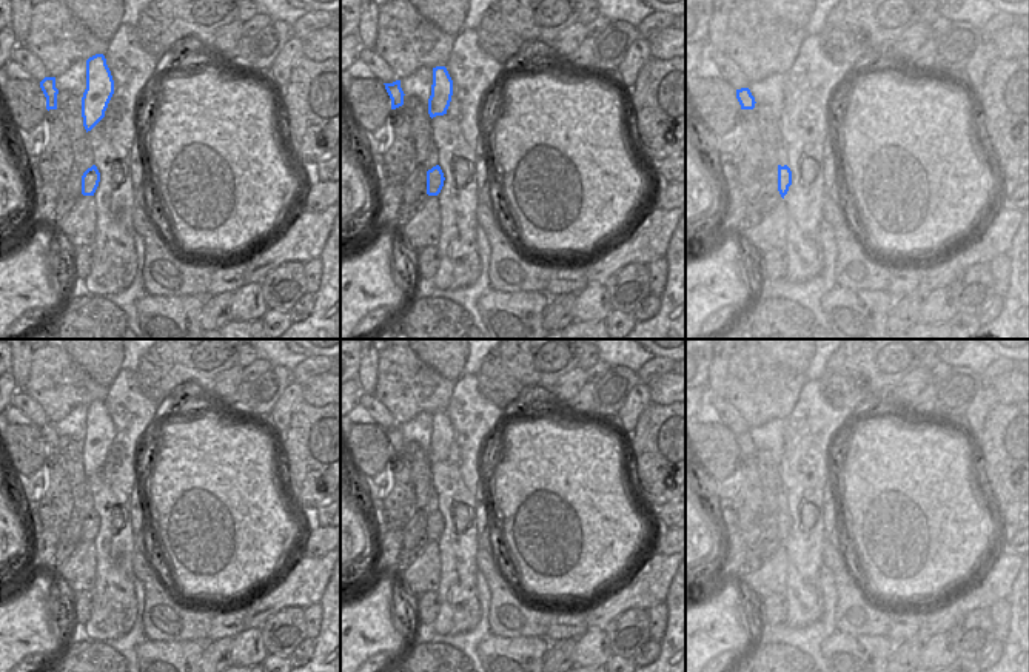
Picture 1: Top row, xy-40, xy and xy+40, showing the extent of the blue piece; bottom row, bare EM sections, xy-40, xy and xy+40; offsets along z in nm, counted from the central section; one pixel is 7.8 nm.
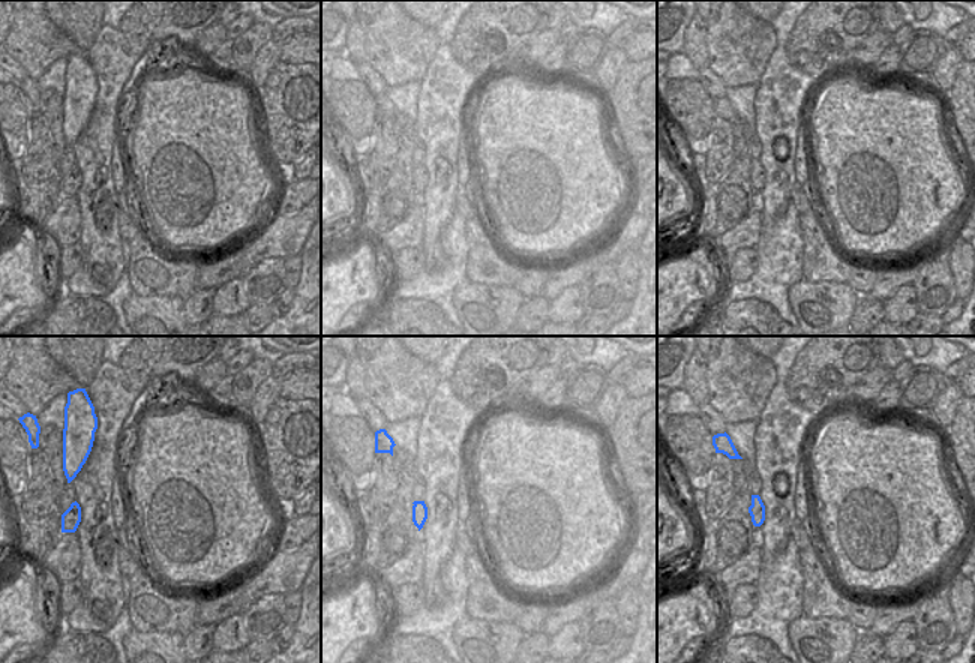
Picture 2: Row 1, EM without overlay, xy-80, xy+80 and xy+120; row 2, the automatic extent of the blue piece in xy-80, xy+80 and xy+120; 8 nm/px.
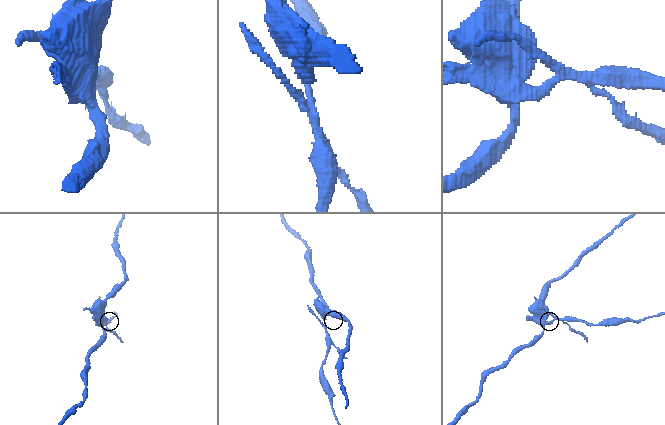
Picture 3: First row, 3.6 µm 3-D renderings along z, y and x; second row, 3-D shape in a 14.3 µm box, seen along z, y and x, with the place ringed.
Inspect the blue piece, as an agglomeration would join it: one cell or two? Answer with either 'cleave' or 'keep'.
cleave

